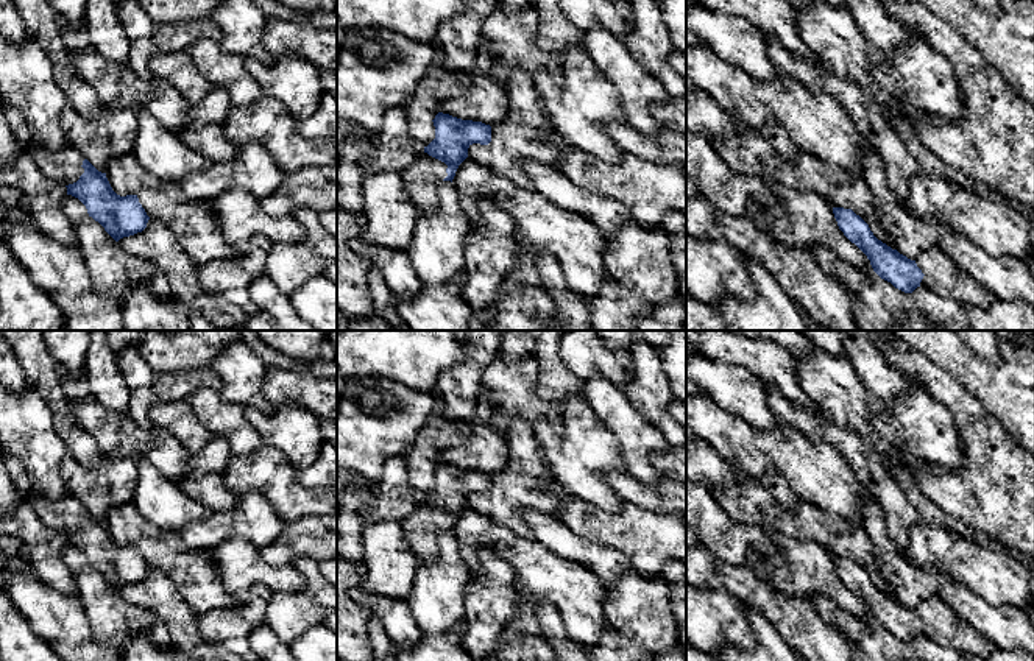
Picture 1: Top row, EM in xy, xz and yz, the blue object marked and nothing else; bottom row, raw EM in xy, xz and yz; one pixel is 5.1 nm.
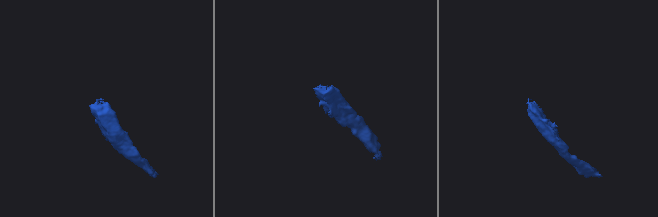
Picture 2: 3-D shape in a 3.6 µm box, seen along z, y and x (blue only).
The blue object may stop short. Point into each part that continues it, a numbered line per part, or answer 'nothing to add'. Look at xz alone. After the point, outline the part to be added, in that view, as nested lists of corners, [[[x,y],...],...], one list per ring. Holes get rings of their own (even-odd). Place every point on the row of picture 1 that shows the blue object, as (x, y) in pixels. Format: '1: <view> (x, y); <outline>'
1: xz (420, 180); [[[423,153],[401,171],[404,187],[421,212],[434,214],[440,209],[437,184],[448,176],[446,168],[444,162]]]

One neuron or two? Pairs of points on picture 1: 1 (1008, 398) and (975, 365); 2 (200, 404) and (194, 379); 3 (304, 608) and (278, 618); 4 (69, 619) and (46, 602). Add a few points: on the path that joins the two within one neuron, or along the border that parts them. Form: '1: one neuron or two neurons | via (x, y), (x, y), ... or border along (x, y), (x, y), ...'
1: one neuron | via (1000, 390), (983, 373)
2: two neurons | border along (217, 390), (198, 387), (186, 399)
3: one neuron | via (298, 610), (284, 615)
4: one neuron | via (63, 619), (52, 608)

